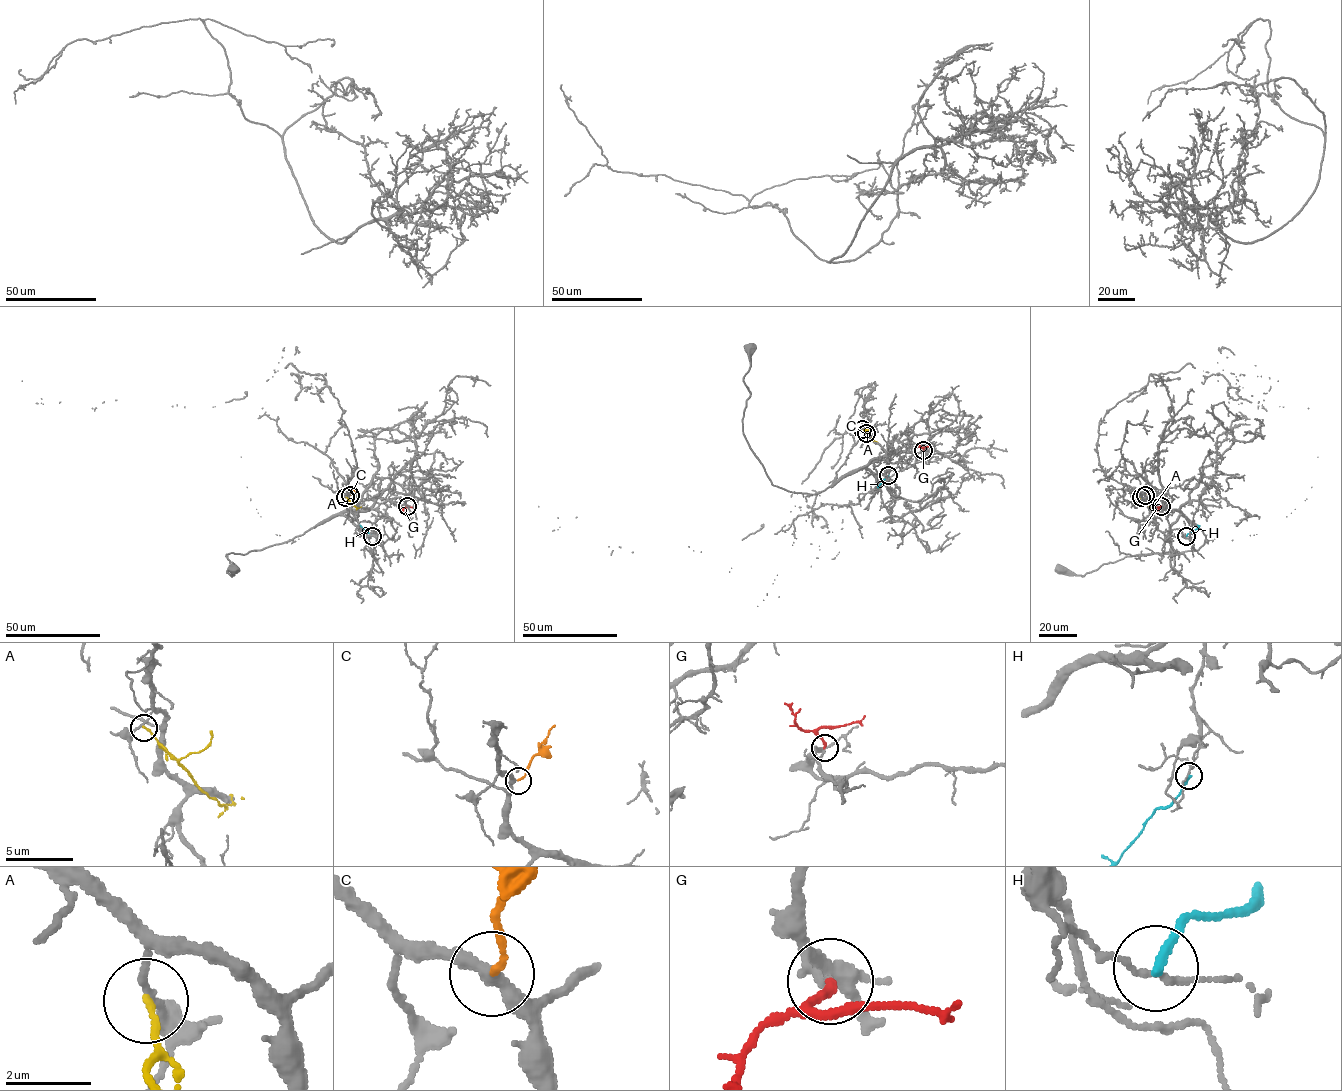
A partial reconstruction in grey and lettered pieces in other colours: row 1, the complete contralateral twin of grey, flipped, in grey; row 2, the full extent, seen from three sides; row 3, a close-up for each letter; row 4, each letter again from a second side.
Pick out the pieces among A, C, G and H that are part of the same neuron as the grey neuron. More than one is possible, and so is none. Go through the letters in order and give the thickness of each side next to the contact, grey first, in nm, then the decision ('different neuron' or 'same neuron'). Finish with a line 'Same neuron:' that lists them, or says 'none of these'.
A: calibres 160 and 140 nm; different neuron
C: calibres 320 and 140 nm; same neuron
G: calibres 160 and 180 nm; same neuron
H: calibres 110 and 240 nm; different neuron
Same neuron: C, G

